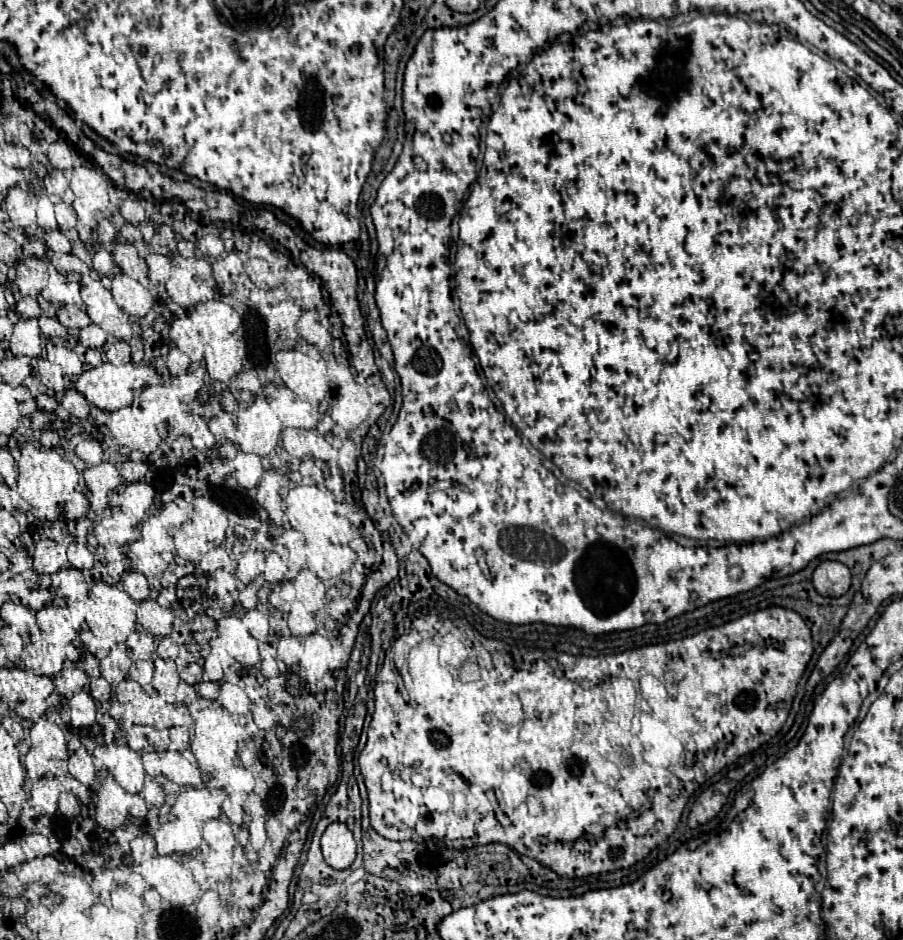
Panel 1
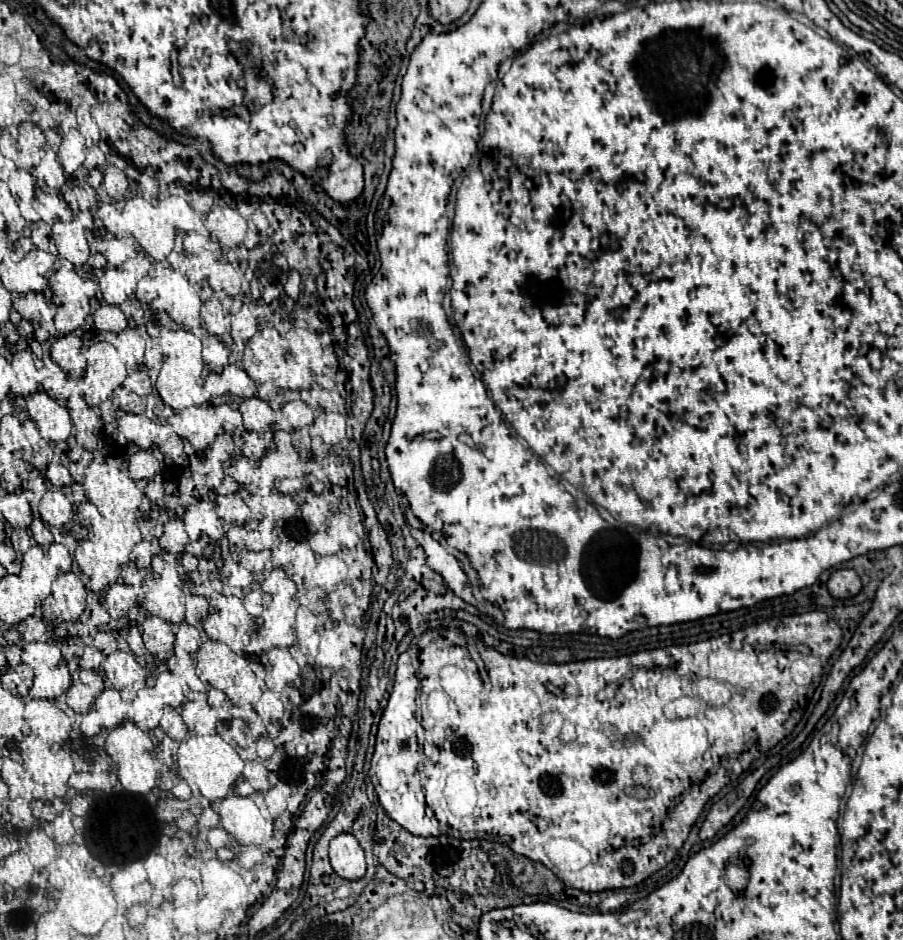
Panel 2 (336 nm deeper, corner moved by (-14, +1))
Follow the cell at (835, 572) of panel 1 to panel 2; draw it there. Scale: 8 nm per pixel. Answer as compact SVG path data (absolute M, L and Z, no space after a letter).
M840 568L840 570L834 570L830 574L830 580L828 580L828 592L834 596L834 598L852 598L860 592L862 584L860 584L860 578L854 570L848 570L848 568Z

